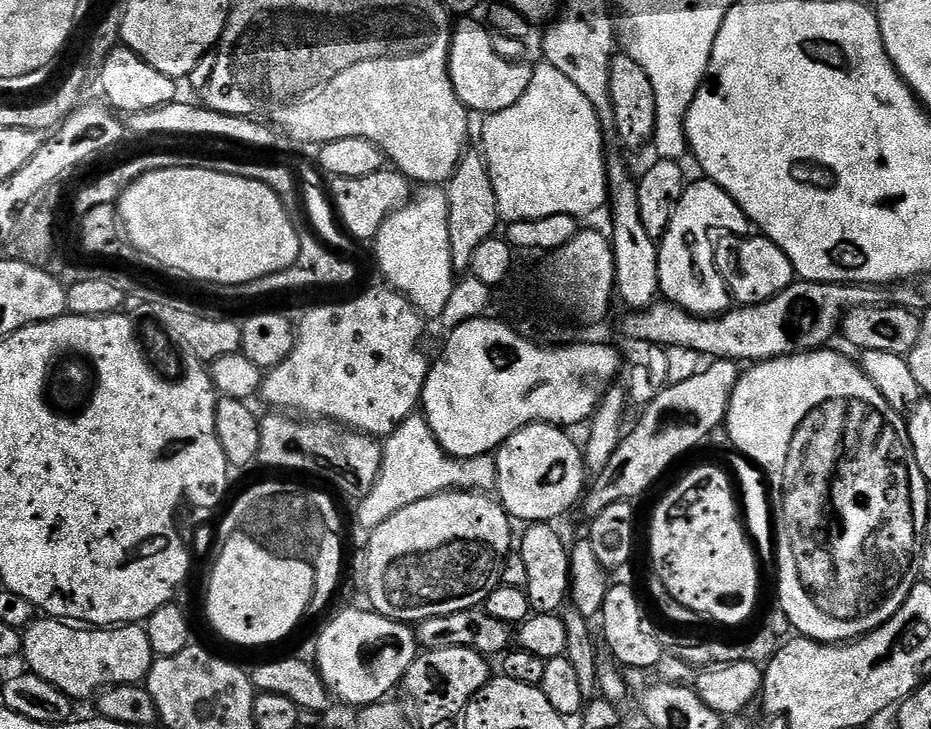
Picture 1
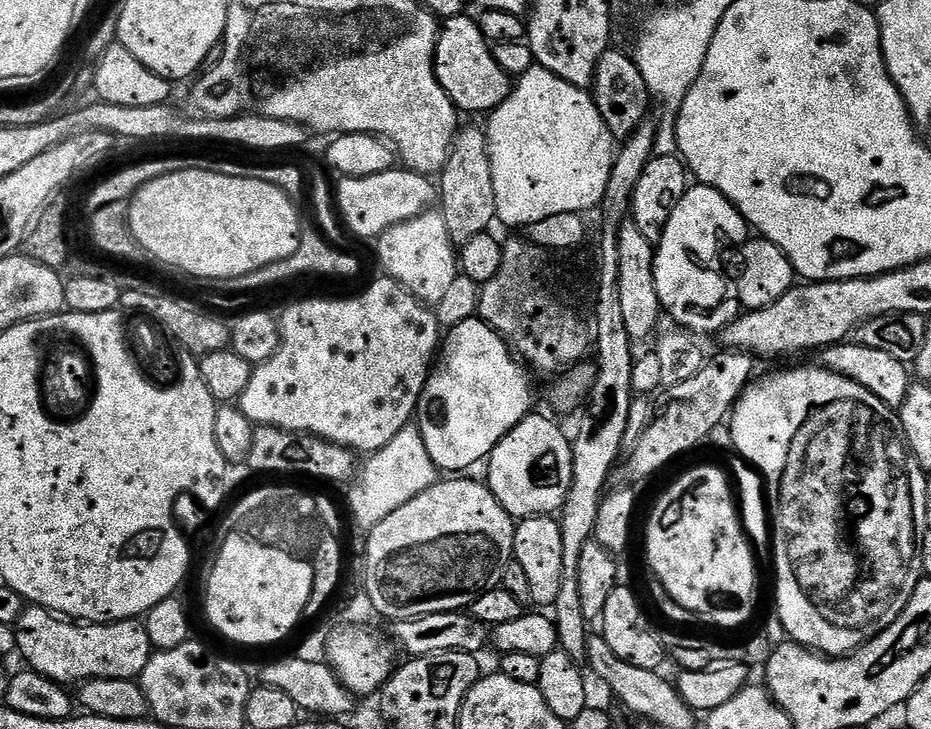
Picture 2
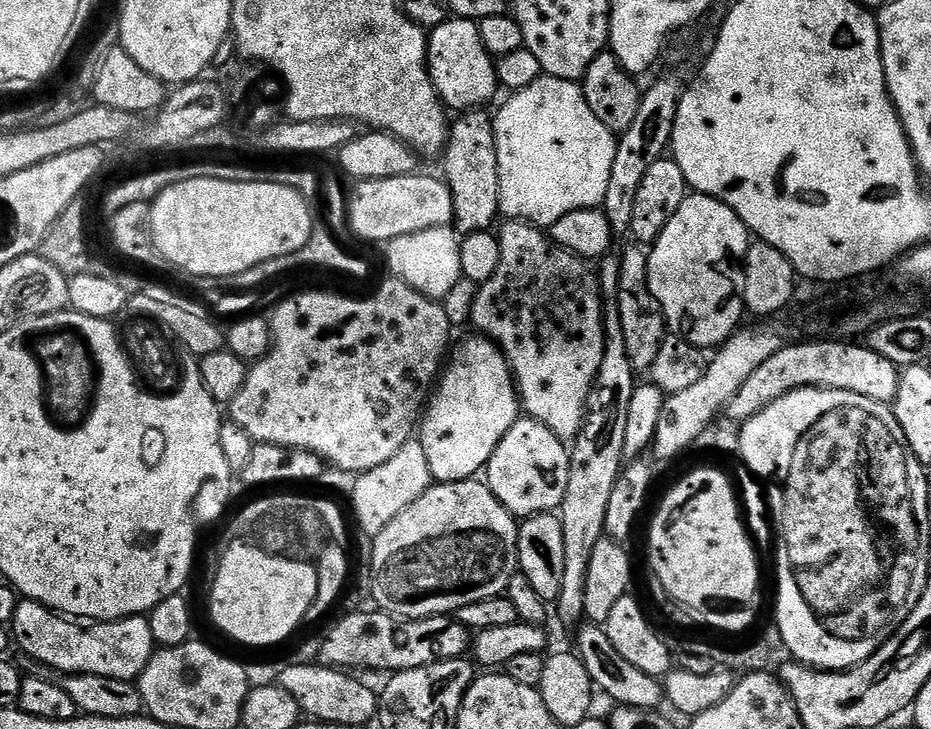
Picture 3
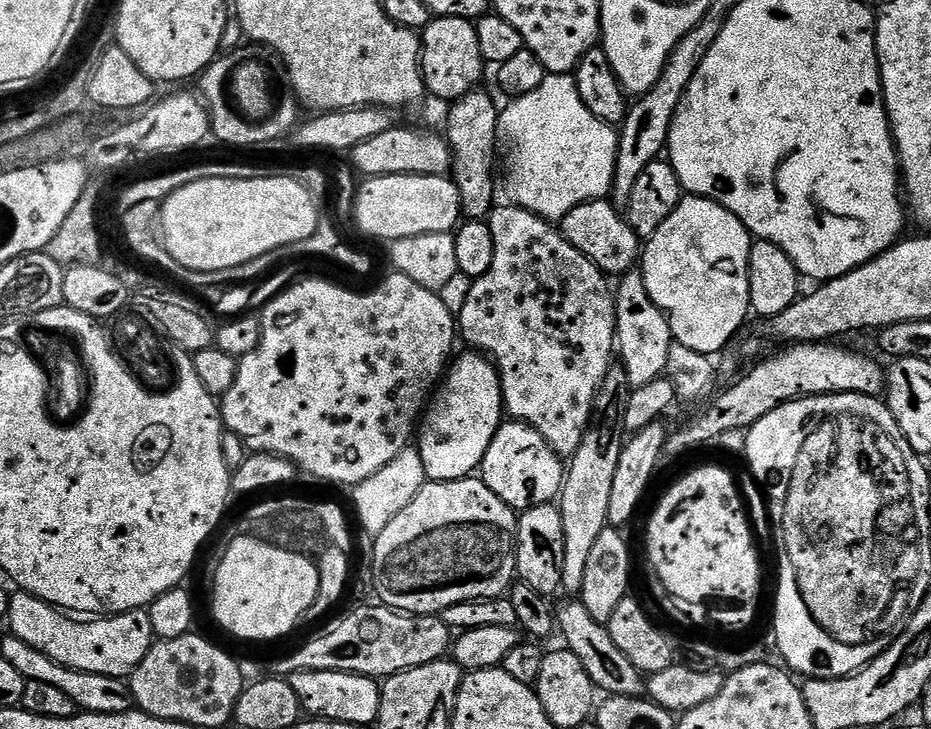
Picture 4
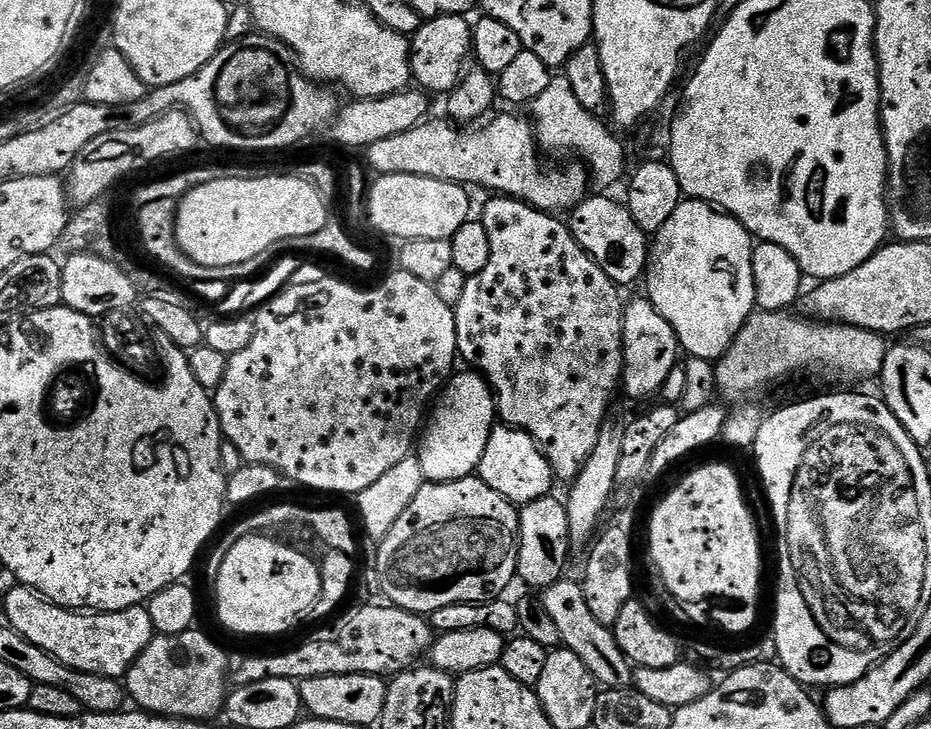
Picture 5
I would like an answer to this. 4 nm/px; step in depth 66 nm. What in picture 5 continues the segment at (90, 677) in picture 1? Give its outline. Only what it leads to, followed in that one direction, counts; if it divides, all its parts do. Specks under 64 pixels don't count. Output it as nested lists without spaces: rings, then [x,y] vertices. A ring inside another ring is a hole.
[[[12,586],[5,594],[4,616],[9,628],[22,634],[26,642],[34,642],[38,650],[46,650],[46,654],[58,662],[79,672],[117,678],[127,677],[128,669],[142,654],[142,650],[146,650],[154,635],[147,607],[85,614],[80,610],[60,608],[45,600],[36,589],[23,586]]]

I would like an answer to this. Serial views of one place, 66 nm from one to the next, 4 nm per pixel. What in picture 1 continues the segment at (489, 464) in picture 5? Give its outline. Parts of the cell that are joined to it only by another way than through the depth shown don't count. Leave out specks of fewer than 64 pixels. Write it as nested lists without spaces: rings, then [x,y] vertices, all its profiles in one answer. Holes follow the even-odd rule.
[[[533,422],[526,425],[525,428],[516,429],[516,433],[513,436],[509,436],[507,442],[501,444],[499,448],[496,449],[494,455],[496,458],[496,486],[495,491],[500,492],[498,495],[499,503],[502,505],[505,512],[508,513],[509,517],[513,521],[519,522],[519,520],[524,520],[523,522],[556,522],[559,516],[564,516],[572,507],[579,505],[582,500],[582,495],[586,490],[586,469],[584,467],[584,454],[579,443],[575,444],[566,433],[563,432],[563,427],[557,426],[552,422]]]

